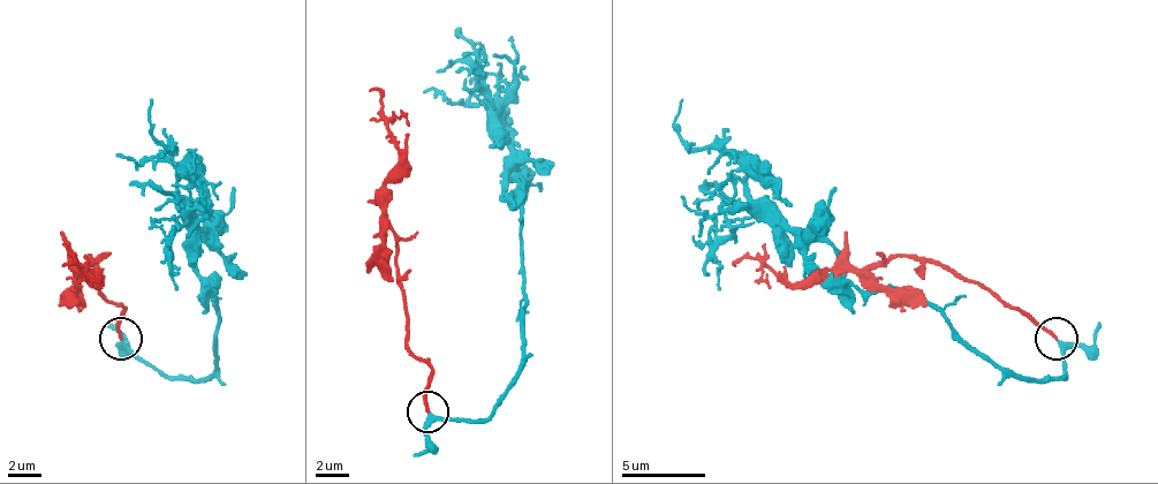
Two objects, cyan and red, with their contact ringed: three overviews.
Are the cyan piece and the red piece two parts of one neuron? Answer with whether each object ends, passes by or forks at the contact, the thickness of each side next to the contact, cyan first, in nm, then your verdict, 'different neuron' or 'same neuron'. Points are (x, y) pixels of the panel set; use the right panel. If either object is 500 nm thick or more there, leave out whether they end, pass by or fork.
cyan passes by | red ends | 240/180 nm | same neuron

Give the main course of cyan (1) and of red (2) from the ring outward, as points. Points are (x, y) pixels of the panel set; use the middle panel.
1: (426, 413), (482, 421), (523, 349), (519, 211), (502, 198), (511, 152), (472, 98), (477, 51), (460, 39)
2: (426, 413), (431, 371), (410, 349), (398, 236), (385, 216), (398, 140), (380, 93), (368, 89)

